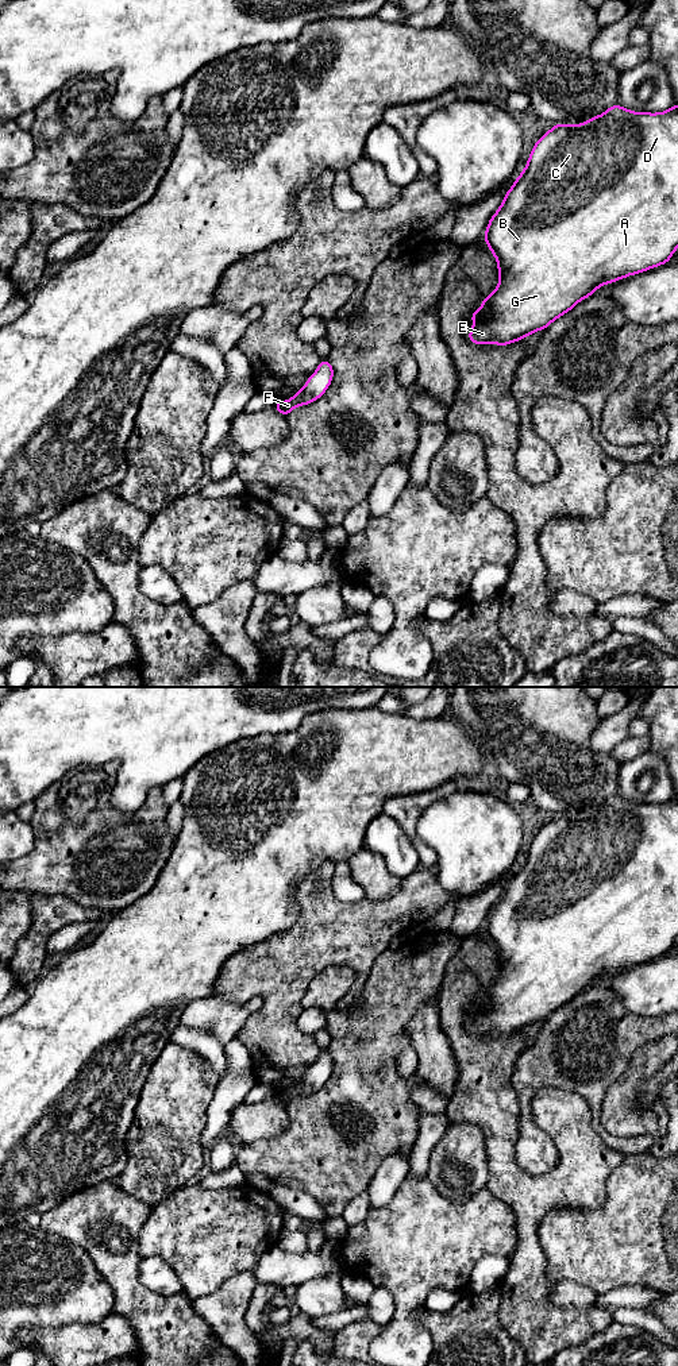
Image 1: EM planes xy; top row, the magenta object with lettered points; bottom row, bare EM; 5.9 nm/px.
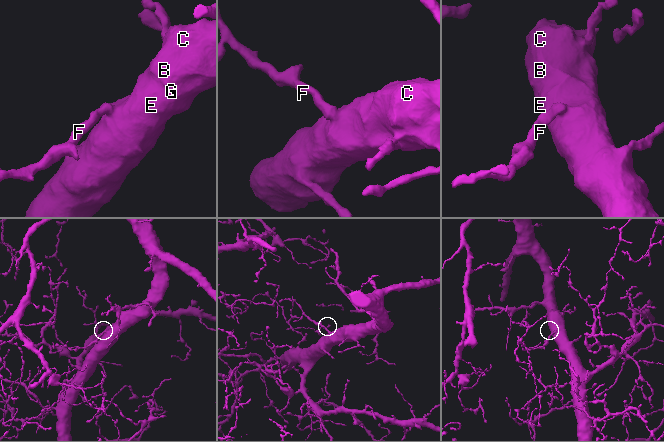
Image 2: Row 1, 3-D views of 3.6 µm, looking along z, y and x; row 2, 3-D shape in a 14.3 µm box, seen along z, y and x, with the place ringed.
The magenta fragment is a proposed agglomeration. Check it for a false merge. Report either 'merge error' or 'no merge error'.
no merge error

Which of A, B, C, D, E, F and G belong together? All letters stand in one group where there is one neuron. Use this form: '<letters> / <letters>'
A B C D E F G

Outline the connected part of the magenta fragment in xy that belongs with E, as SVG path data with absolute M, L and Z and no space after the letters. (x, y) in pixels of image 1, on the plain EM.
M619 795L612 796L600 807L593 807L578 817L554 815L535 834L528 854L504 887L502 895L490 908L485 921L486 938L497 950L500 973L490 987L469 1010L474 1014L467 1027L473 1035L494 1034L498 1038L519 1033L531 1024L544 1022L552 1012L571 1002L579 992L588 989L601 976L608 976L625 968L639 965L670 953L678 939L678 796L658 804L633 803Z

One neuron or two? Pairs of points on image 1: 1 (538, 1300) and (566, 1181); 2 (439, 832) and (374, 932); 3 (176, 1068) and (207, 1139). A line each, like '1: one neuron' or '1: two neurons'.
1: one neuron
2: two neurons
3: two neurons

